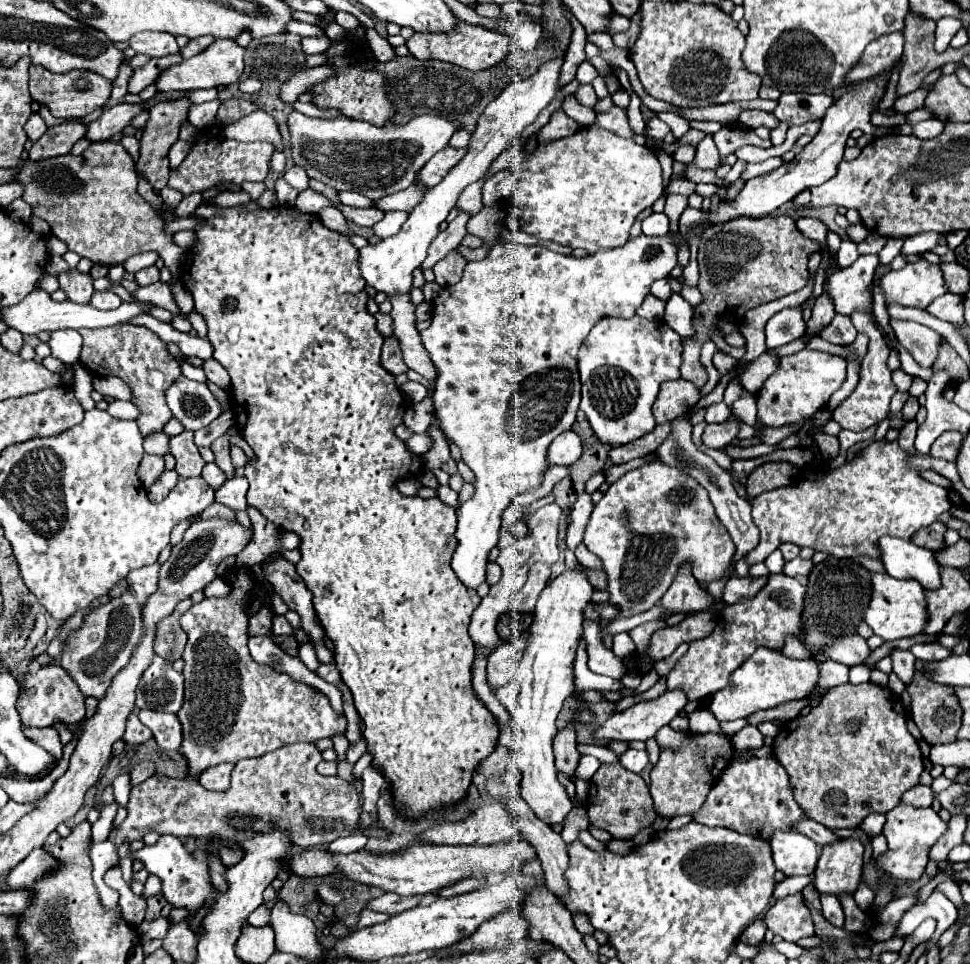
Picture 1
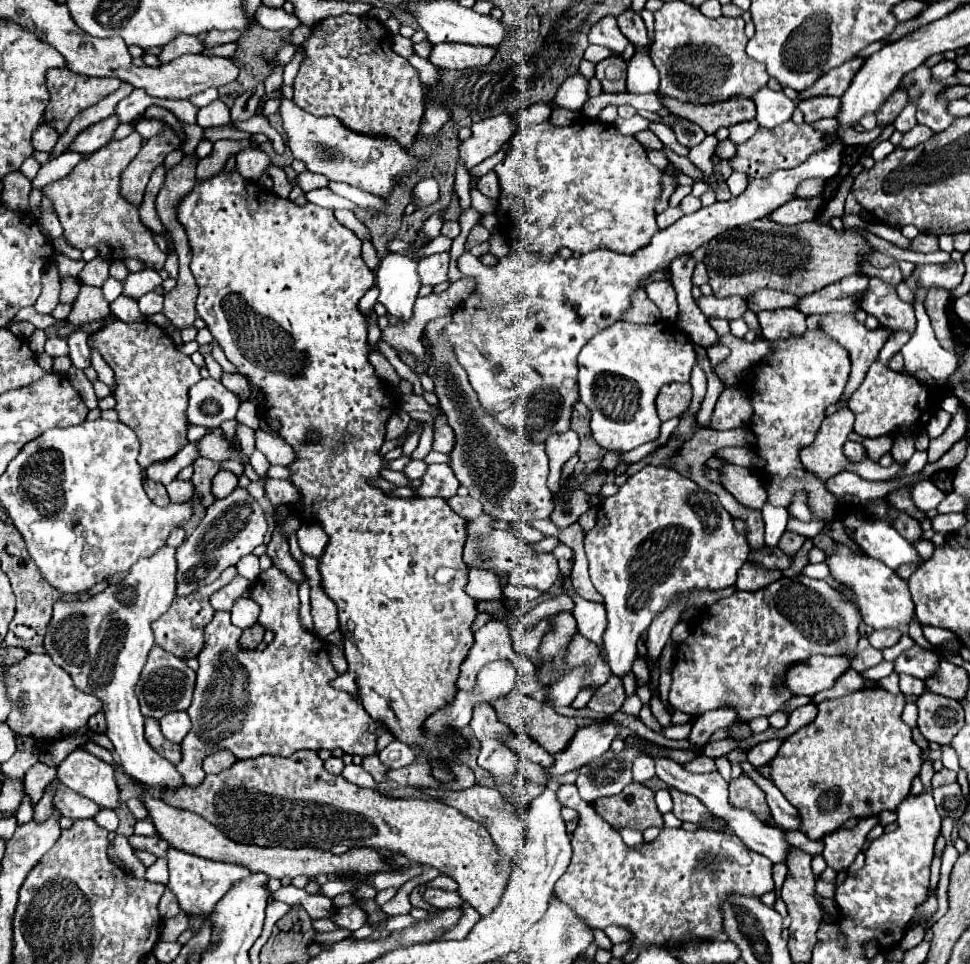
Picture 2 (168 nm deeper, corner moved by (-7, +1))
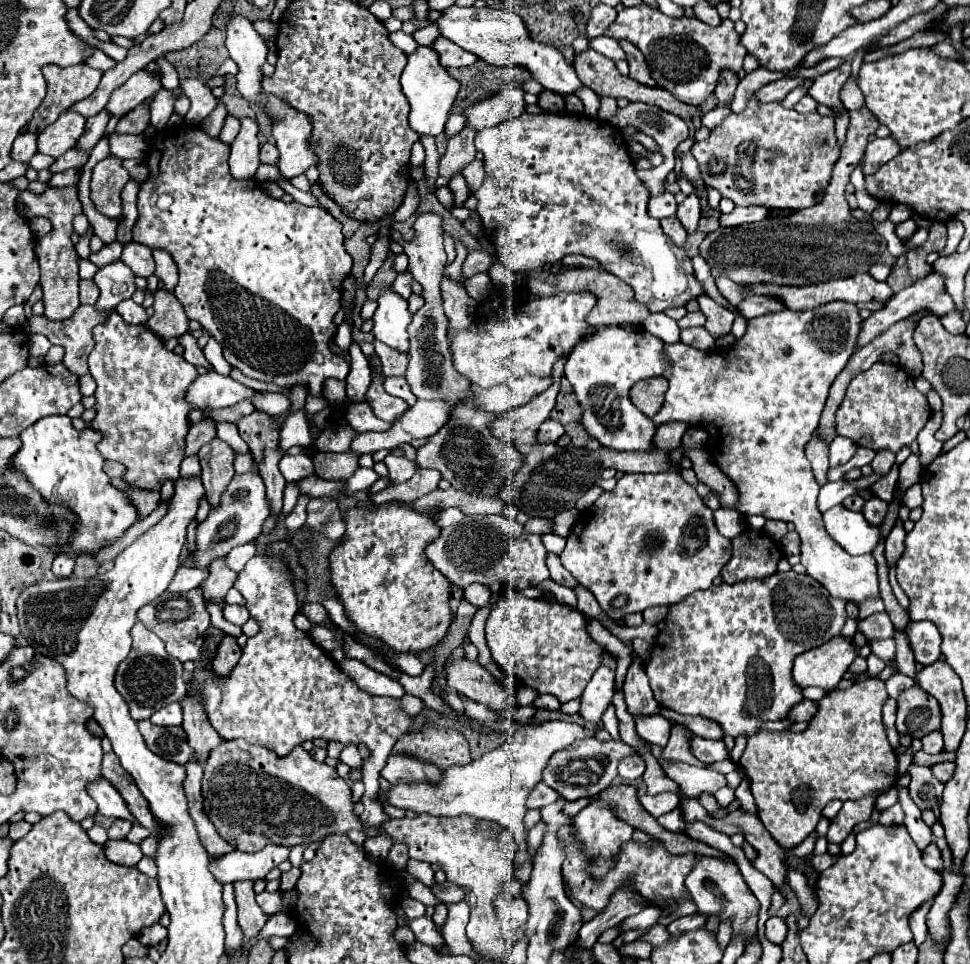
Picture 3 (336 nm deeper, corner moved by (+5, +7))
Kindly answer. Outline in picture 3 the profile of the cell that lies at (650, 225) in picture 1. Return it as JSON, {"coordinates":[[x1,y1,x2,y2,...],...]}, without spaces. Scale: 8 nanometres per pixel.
{"coordinates":[[661,193,649,199,649,215,655,219,663,219,663,217,671,217,677,211,677,201,671,193]]}

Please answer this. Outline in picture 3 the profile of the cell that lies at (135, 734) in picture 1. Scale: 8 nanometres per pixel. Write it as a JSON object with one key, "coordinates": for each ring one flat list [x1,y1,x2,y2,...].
{"coordinates":[[147,719,139,721,137,725,147,747,155,755,173,761,177,765,185,765,187,761,193,759,193,749,189,747,183,727,159,727]]}

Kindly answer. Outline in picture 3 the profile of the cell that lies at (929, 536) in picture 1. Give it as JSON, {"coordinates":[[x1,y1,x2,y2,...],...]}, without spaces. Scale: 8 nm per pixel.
{"coordinates":[[871,497,871,499,863,505,863,509,861,509,863,517,865,517,871,525,881,525,881,519,885,517,883,511,885,511,885,509,877,509,877,497]]}

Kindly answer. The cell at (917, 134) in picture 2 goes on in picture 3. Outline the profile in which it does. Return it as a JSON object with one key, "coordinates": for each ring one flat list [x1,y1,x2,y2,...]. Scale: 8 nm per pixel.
{"coordinates":[[891,137,869,141,865,155,863,155,863,163,861,163,863,175,873,175,881,165,891,161,897,153,899,153,899,147]]}

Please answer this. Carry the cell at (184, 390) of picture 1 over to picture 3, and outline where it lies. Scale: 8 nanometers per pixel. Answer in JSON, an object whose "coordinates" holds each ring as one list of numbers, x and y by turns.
{"coordinates":[[215,371,199,375,197,381,187,391,187,401,197,409,217,409,229,407,243,399,253,399,257,391,233,381,231,377,219,375]]}

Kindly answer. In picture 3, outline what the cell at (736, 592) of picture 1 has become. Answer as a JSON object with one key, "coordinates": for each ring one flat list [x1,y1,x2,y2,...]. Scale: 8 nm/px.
{"coordinates":[[745,527,743,533,733,539,733,555,721,569,721,577,725,583,769,577,777,571,781,557,783,549,777,541,767,537,765,531]]}

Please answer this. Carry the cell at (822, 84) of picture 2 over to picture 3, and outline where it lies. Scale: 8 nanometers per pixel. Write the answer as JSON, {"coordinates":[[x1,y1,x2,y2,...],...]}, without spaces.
{"coordinates":[[781,79,781,81,773,81,773,83,767,83,763,85,755,97,761,101,761,103,771,103,771,101,783,101,785,95,795,89,797,85,801,85,803,79]]}

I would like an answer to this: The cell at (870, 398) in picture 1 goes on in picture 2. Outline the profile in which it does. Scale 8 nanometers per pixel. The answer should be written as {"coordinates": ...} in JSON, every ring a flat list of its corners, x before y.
{"coordinates":[[897,331,895,337,887,339,887,343,883,345,879,357,875,359,875,363,869,367,865,381,861,383,861,387,857,389,857,393,851,397,849,407,855,415,855,433,861,437,881,437,887,433,917,433,921,431,921,427,927,425,929,417,931,417,931,407,929,407,929,391,923,383,919,383,915,377,905,375,905,373,897,373,893,369,889,369,889,359,909,341,909,333,907,331]]}

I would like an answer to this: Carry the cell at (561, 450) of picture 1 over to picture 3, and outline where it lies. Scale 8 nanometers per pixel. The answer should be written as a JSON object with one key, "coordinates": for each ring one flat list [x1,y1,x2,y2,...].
{"coordinates":[[547,419,547,421,539,427,537,439,539,439,541,443,555,443,563,433,565,433,565,431,563,431,563,425,561,425,559,421]]}

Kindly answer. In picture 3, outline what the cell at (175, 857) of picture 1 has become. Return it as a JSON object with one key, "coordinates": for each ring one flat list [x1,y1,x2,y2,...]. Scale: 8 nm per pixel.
{"coordinates":[[265,845,257,853,231,851,221,859,211,861,209,869,221,883,235,883,241,879,265,879,265,875,289,857,289,847,285,845]]}

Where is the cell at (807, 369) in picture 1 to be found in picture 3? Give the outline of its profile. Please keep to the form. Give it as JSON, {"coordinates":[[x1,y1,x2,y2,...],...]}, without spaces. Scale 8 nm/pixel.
{"coordinates":[[831,301,831,303,825,303,825,305,819,305,817,309,809,309,809,311,791,311,791,309,783,309,781,313,767,313,767,315,761,315,757,319,751,319,747,321,747,331,741,339,735,341,735,345,726,352,720,353,715,351,700,351,695,347,689,347,685,343,673,343,673,345,665,345,665,357,669,357,669,369,665,369,663,377,667,379,669,383,669,389,665,393,665,401,663,401,663,407,657,411,657,415,653,415,653,423,659,427,663,423,669,423,669,421,681,421,681,423,687,423,689,427,703,427,707,433,709,433,709,441,705,445,707,453,711,455,713,463,721,469,723,475,727,475,727,479,735,485,737,489,737,505,735,509,749,517,749,515,763,515,765,519,781,519,781,521,789,521,795,525,795,531,799,533,801,537,801,565,807,569,807,575,813,577,815,581,819,581,833,597,839,597,843,601,855,601,855,603,861,603,865,601,867,597,877,597,879,595,879,581,877,581,877,565,875,565,875,559,873,555,849,555,845,553,845,549,841,549,839,545,835,545,829,535,825,533,825,527,823,527,823,521,821,521,821,511,817,509,817,495,819,495,819,485,813,477,813,471,811,471,811,465,805,457,805,445,811,441,817,425,819,425,819,417,821,417,821,411,825,407,825,399,827,399,827,393,829,393,829,387,831,383,835,381,835,377,843,371,843,367,847,365,849,357,855,353,855,347,857,347,857,333,861,331,861,315,859,315,859,307,849,303,849,301]]}

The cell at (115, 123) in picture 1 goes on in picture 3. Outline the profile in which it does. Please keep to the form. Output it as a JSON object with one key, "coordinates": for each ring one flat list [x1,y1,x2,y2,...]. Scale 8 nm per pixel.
{"coordinates":[[67,109,53,125,37,137,37,153,45,153,51,157,61,157,65,151,75,147,77,139,85,131,85,117,77,111]]}

